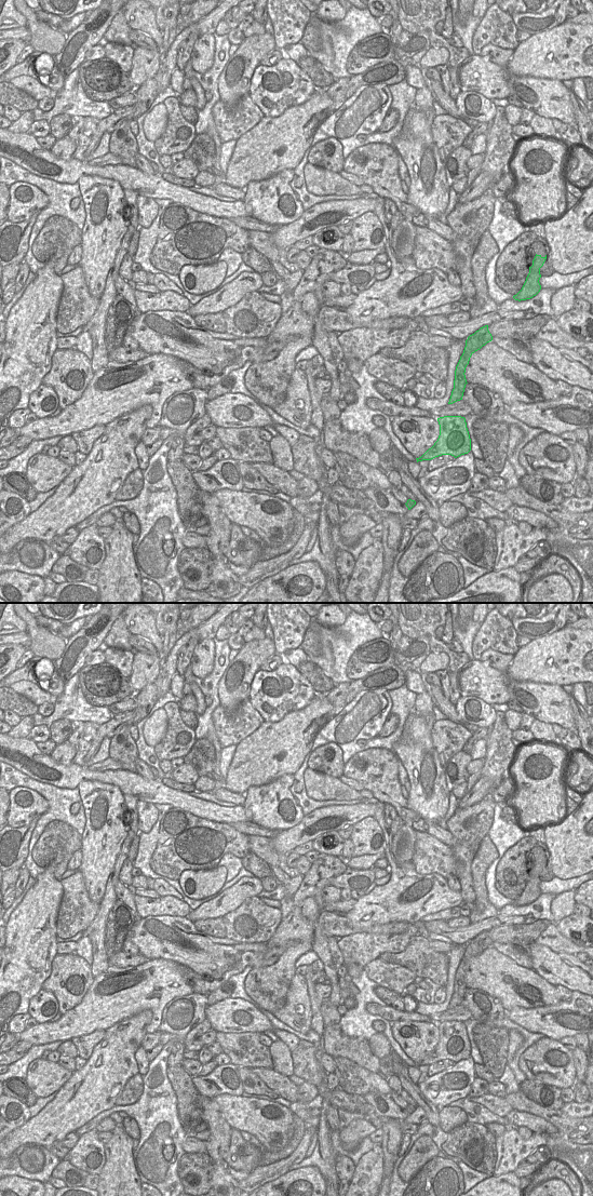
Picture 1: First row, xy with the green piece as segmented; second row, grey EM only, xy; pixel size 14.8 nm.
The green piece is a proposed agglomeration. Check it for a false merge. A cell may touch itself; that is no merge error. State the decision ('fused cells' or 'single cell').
single cell

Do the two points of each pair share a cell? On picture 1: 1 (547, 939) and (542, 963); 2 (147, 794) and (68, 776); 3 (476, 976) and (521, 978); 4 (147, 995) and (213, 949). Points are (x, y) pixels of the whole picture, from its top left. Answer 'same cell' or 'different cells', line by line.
1: different cells
2: same cell
3: same cell
4: different cells

